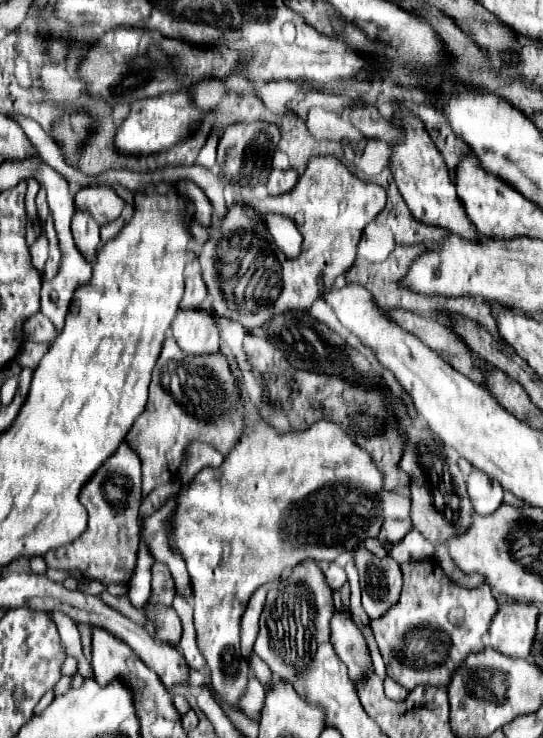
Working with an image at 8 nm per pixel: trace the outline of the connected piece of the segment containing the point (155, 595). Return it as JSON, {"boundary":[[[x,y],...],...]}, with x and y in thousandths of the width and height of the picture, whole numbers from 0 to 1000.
{"boundary":[[[285,760],[278,774],[282,774],[278,814],[282,817],[297,817],[297,820],[315,820],[319,809],[322,809],[322,787],[319,787],[308,766]]]}

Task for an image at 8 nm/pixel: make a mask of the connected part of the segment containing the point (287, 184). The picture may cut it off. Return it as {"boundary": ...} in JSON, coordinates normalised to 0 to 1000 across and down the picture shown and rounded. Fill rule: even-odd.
{"boundary":[[[503,229],[492,245],[495,264],[521,264],[529,262],[551,243],[551,234],[543,229]]]}

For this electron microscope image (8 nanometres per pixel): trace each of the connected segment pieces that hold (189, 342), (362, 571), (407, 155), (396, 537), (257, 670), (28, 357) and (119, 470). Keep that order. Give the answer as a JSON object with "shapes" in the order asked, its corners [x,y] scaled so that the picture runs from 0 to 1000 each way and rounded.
{"shapes":[[[[333,419],[315,446],[326,467],[348,481],[374,481],[403,473],[403,438],[392,421]]],[[[672,741],[650,747],[650,760],[665,785],[669,825],[683,839],[694,839],[735,812],[742,793],[738,766],[716,752],[702,757]]],[[[724,137],[720,172],[738,183],[738,188],[724,196],[724,210],[716,213],[716,229],[757,289],[779,302],[808,305],[856,324],[871,324],[875,316],[867,313],[867,299],[860,297],[856,283],[838,262],[838,248],[831,245],[827,229],[816,213],[808,210],[794,183],[786,180],[779,164],[768,156],[761,156],[742,140]]],[[[709,703],[705,711],[702,711],[702,728],[720,733],[720,736],[735,736],[746,722],[757,717],[757,709],[746,703],[746,706],[735,706],[735,703]]],[[[462,885],[459,888],[459,901],[462,901],[462,907],[466,907],[466,912],[470,912],[470,917],[488,928],[495,920],[499,920],[499,907],[470,888],[470,885]]],[[[46,463],[31,482],[37,484],[35,495],[41,499],[64,500],[90,472],[92,467],[87,466]]],[[[227,598],[215,611],[179,636],[179,641],[153,657],[145,679],[157,684],[164,695],[164,709],[160,720],[142,728],[142,733],[131,733],[127,738],[116,738],[112,744],[94,744],[83,749],[83,763],[94,771],[116,771],[116,774],[134,774],[149,771],[160,782],[182,785],[193,795],[204,790],[215,793],[234,793],[245,779],[249,779],[249,766],[252,766],[252,744],[256,744],[256,684],[260,684],[260,622],[245,608],[238,608],[238,600]]]]}

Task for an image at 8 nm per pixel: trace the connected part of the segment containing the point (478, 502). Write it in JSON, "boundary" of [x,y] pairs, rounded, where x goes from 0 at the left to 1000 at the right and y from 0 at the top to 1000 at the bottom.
{"boundary":[[[871,636],[864,641],[860,668],[864,668],[875,695],[882,695],[882,698],[901,698],[926,682],[923,654],[908,652],[908,646],[886,641],[882,636]]]}

